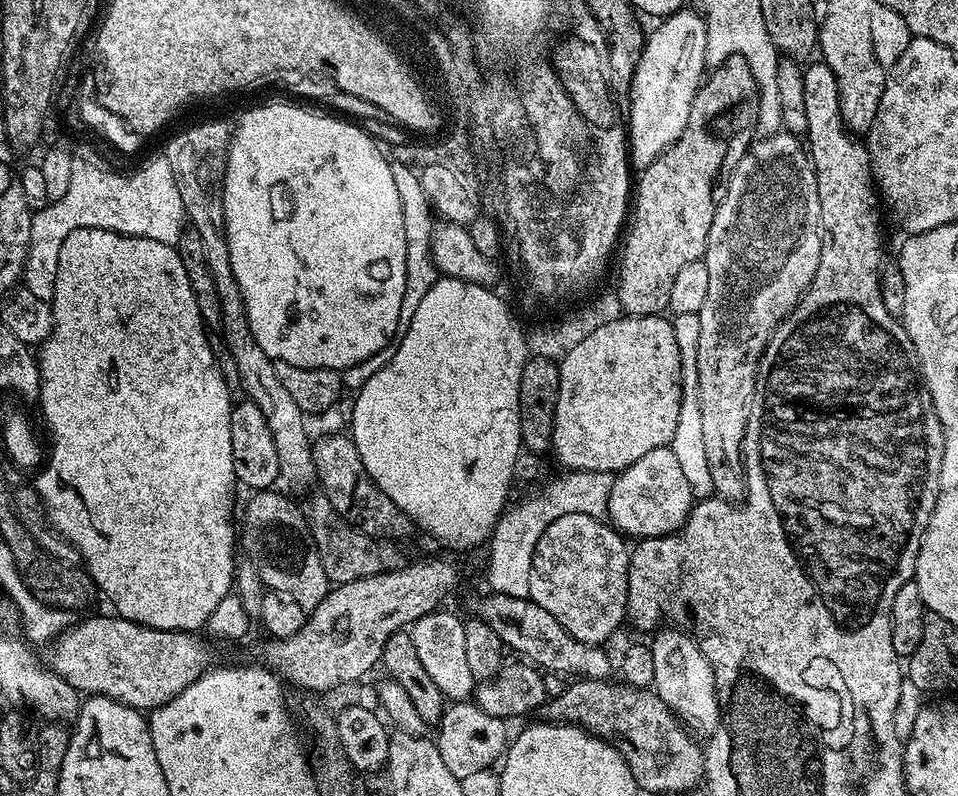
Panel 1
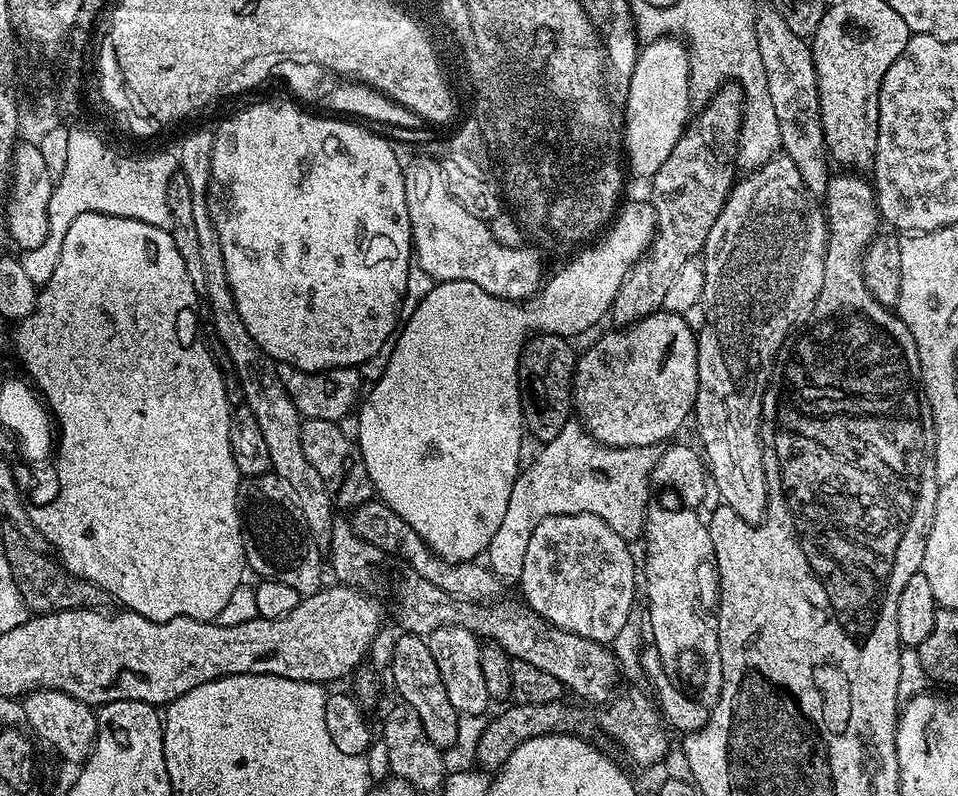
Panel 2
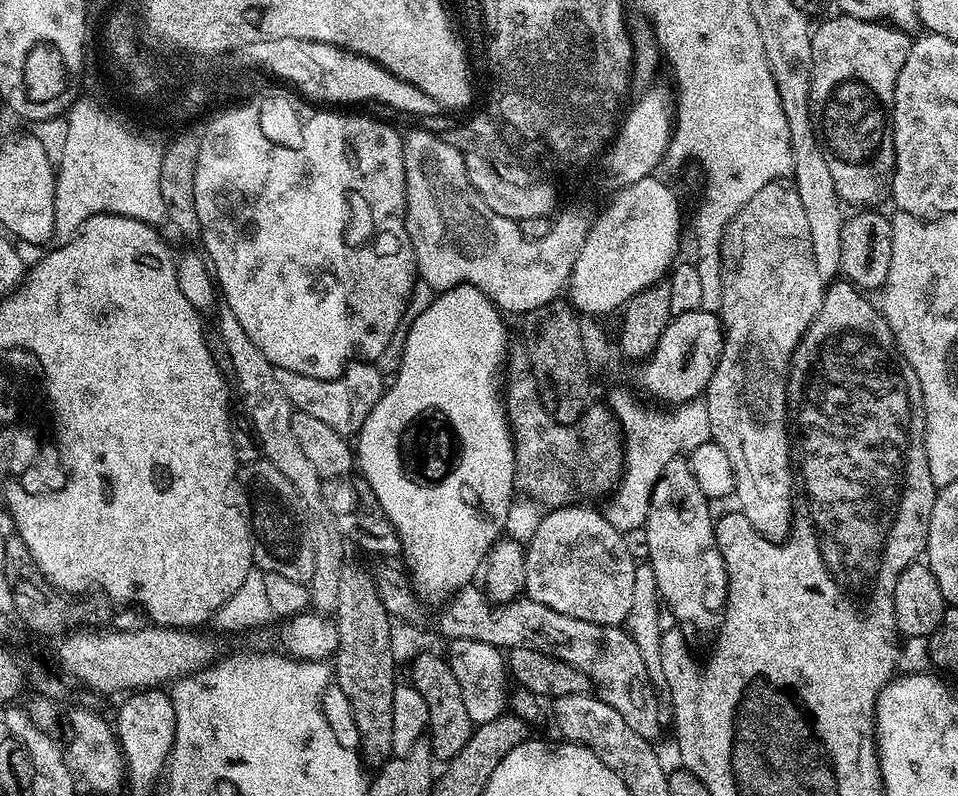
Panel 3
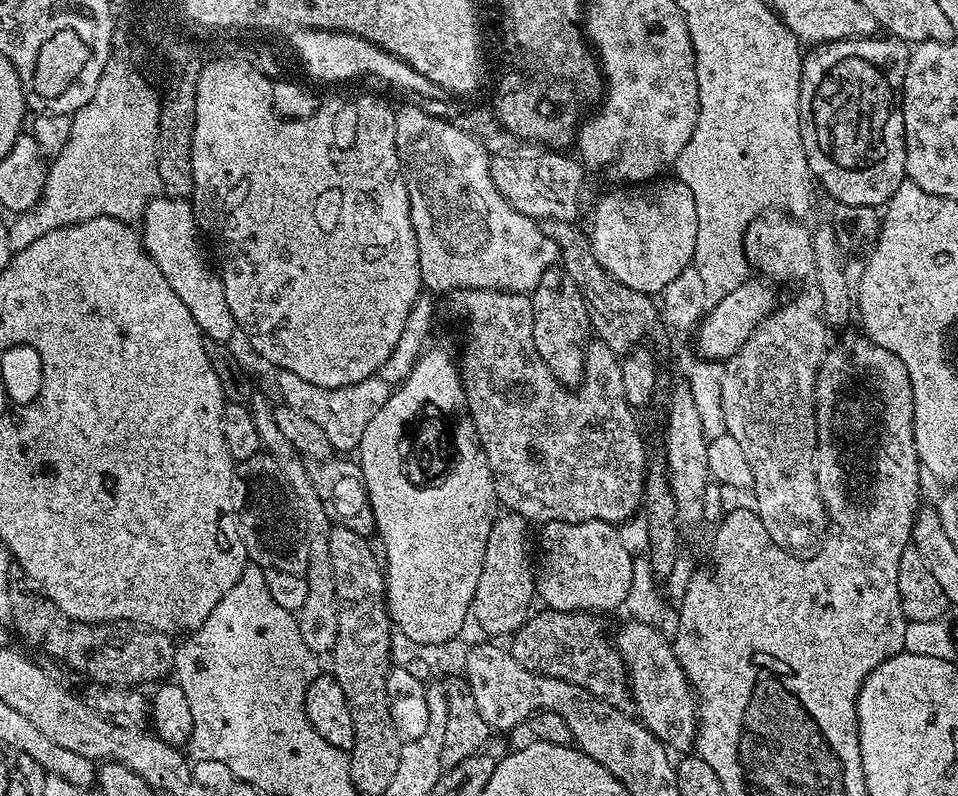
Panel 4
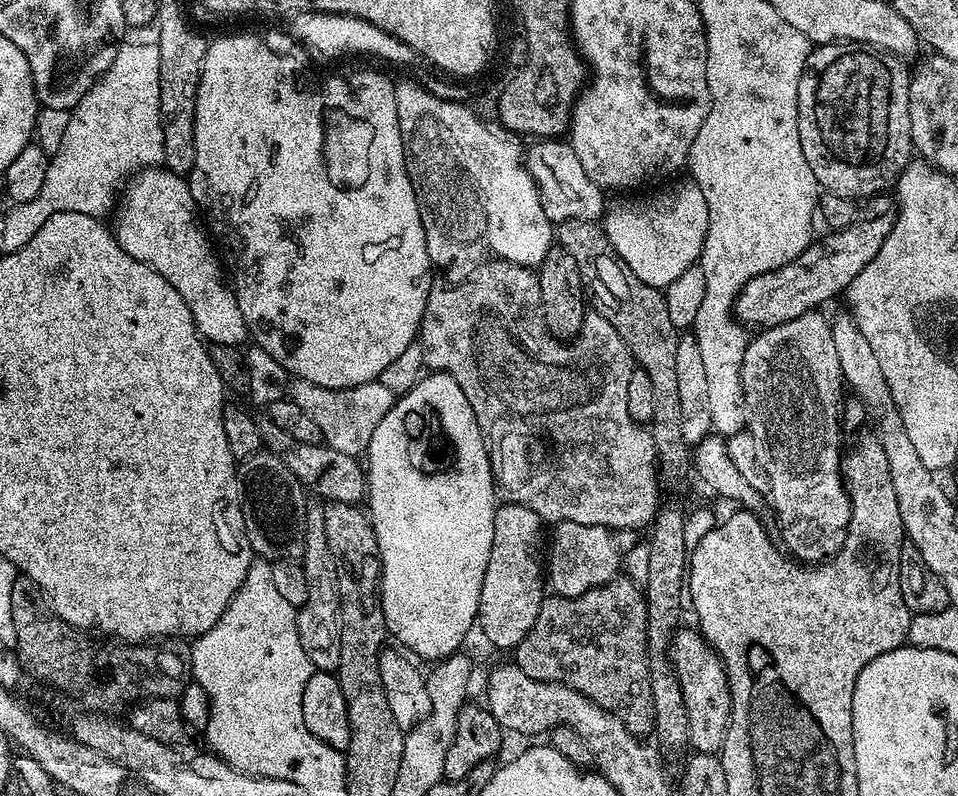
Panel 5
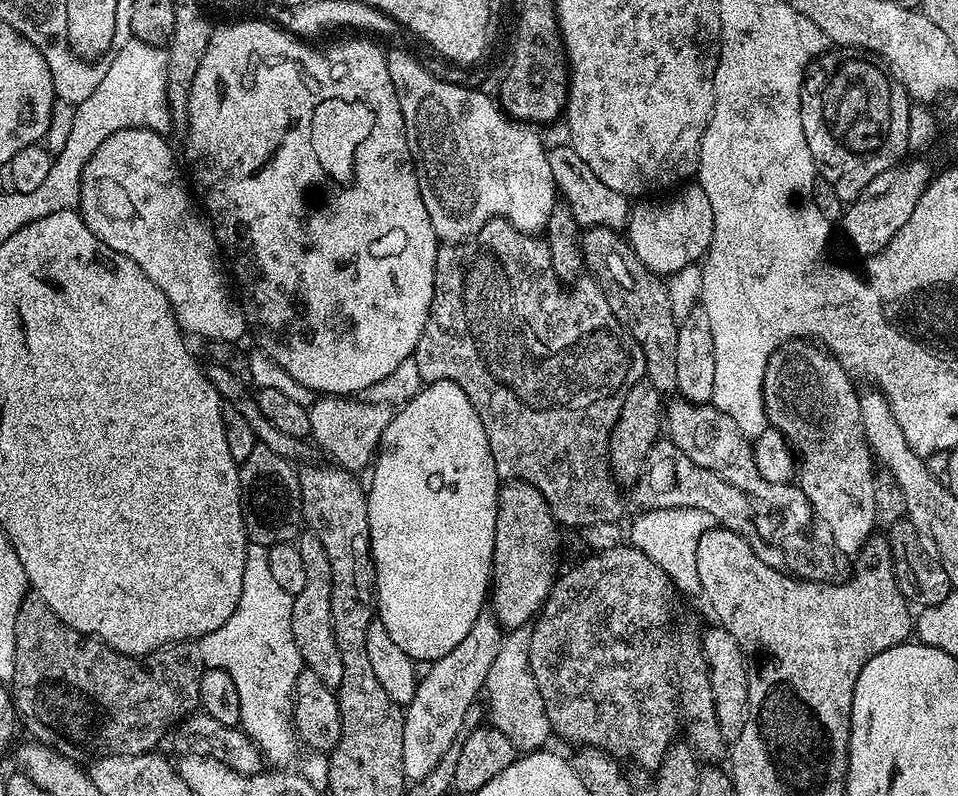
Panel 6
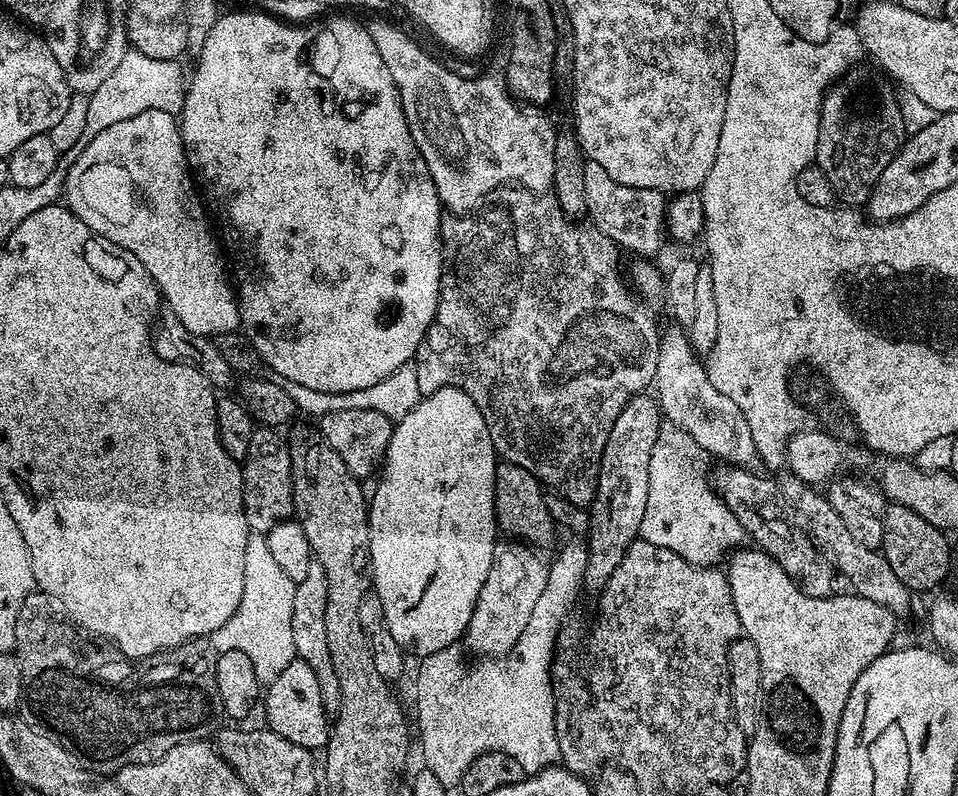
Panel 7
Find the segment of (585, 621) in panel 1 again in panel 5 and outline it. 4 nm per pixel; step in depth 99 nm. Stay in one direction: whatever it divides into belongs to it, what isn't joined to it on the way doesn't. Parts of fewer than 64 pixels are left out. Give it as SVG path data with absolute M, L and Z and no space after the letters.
M562 522L555 525L552 531L552 545L546 548L546 580L551 591L558 596L581 596L592 588L601 588L611 580L617 579L622 568L622 552L616 549L612 541L613 533L598 526L582 526L582 522Z

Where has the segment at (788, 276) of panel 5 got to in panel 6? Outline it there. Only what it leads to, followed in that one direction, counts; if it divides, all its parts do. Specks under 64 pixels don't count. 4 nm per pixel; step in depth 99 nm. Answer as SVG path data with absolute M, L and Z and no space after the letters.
M905 158L895 164L890 170L882 170L858 198L854 198L843 209L842 225L844 236L848 244L860 255L860 258L874 256L882 251L885 246L910 222L910 214L914 214L914 206L922 198L922 194L934 179L934 171L924 160L911 160Z

